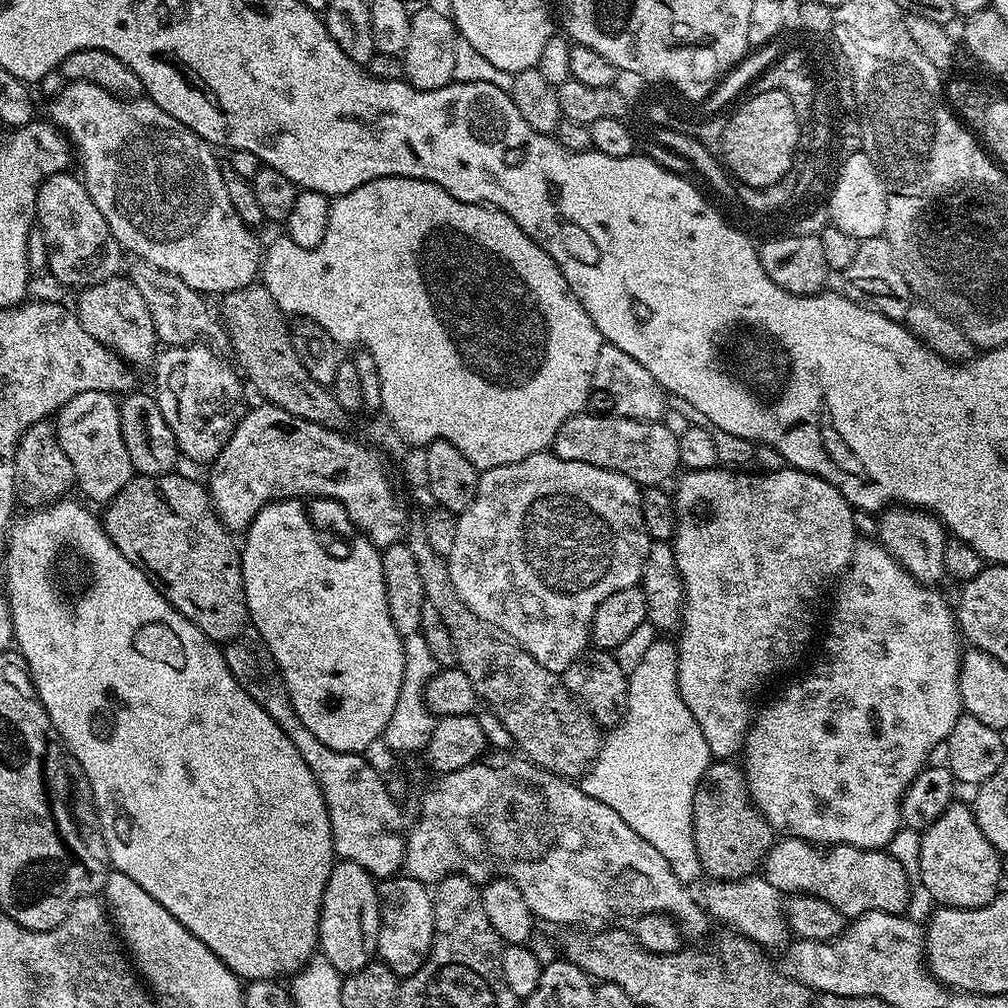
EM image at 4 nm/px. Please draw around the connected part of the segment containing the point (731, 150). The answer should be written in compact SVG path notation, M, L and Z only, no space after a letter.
M782 90L756 92L736 113L728 116L719 155L724 168L739 183L752 187L768 187L790 170L800 147L799 136L798 114L794 114L790 98L786 98Z

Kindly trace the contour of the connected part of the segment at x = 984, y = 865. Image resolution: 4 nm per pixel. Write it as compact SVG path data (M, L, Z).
M953 802L927 830L922 833L922 858L920 859L919 883L924 883L924 888L937 901L937 905L945 908L981 908L989 904L995 896L999 896L999 878L1002 875L1000 869L1001 853L988 841L986 834L976 821L976 813L971 807L968 808L961 802Z

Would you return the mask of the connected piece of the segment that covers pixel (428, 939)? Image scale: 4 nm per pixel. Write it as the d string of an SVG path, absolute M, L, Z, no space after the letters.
M407 874L381 879L380 929L376 950L379 959L397 978L412 976L428 957L434 938L434 906L429 885Z

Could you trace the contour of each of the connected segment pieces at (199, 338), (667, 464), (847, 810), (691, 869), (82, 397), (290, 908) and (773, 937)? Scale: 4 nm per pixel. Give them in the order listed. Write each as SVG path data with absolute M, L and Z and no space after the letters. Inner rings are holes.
M136 260L133 268L126 272L127 279L138 286L138 294L146 298L146 306L150 310L150 318L154 318L154 330L156 339L161 345L173 348L183 344L195 344L203 342L209 348L221 354L228 354L232 351L232 340L228 336L227 327L208 309L208 304L203 295L195 292L182 278L174 278L166 270L158 270L145 260Z
M609 414L609 416L588 415L571 416L566 422L562 422L558 434L552 439L551 447L551 451L555 452L558 458L562 458L566 462L586 462L590 466L598 466L611 472L617 472L644 488L667 485L667 480L671 481L677 475L676 468L681 467L678 450L680 437L675 431L672 433L667 428L667 423L631 420L615 414Z
M857 543L856 553L844 575L835 585L836 597L832 600L832 629L824 640L824 652L832 659L832 668L824 664L820 672L808 672L801 680L788 684L781 696L776 696L764 709L755 713L752 726L744 738L742 749L742 767L744 778L748 781L748 795L759 812L770 822L777 833L785 837L797 836L817 846L849 844L859 848L887 849L894 834L900 831L900 803L914 778L929 763L928 755L932 748L945 743L954 730L954 722L962 715L960 706L960 658L962 655L962 637L958 631L956 614L951 603L944 601L944 596L935 587L918 582L884 548L883 544Z
M668 638L654 640L627 678L623 718L603 737L599 754L580 785L584 793L609 806L658 850L683 884L691 885L702 876L692 837L692 796L712 757L694 714L686 710L678 690L675 643Z
M87 391L75 395L70 402L62 404L55 413L54 427L59 445L62 446L62 450L66 450L70 466L74 466L75 487L81 488L93 505L107 505L134 475L130 454L126 451L126 444L122 439L117 399L104 391Z
M72 499L53 500L47 506L24 510L21 516L19 513L13 519L8 529L8 546L3 553L4 576L8 579L6 599L13 618L15 647L28 669L56 735L80 763L92 788L92 800L96 804L96 816L100 819L111 867L134 878L134 882L138 882L150 898L162 902L162 906L166 906L166 910L170 910L170 914L174 914L174 918L178 918L178 922L182 922L182 926L186 926L198 942L206 942L206 946L210 946L210 950L214 950L214 954L218 954L223 964L241 981L279 981L284 978L280 976L291 978L317 951L322 894L334 863L330 818L322 790L314 774L310 774L310 766L302 762L302 754L298 754L294 742L286 738L274 718L270 718L270 714L266 714L266 710L262 710L262 706L246 694L234 674L230 674L221 645L202 634L198 626L174 610L152 585L152 579L134 566L134 562L127 560L118 546L114 546L101 517L97 513L95 516L87 503L79 504Z
M753 874L744 876L740 880L713 880L707 881L702 895L702 907L713 921L721 920L729 924L733 933L753 940L755 944L765 949L773 950L781 944L787 945L790 940L788 919L784 917L785 901L782 894L770 882L764 880L763 875Z

